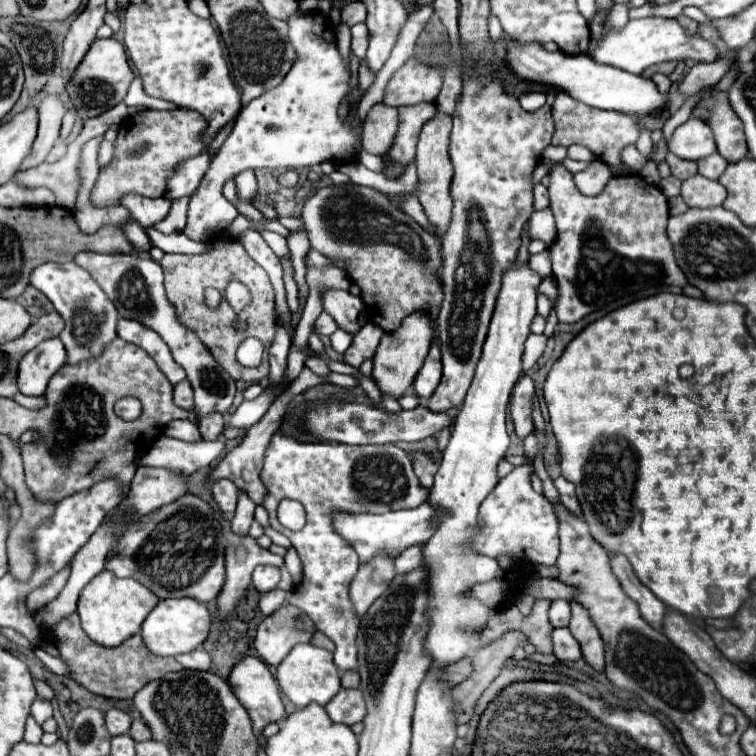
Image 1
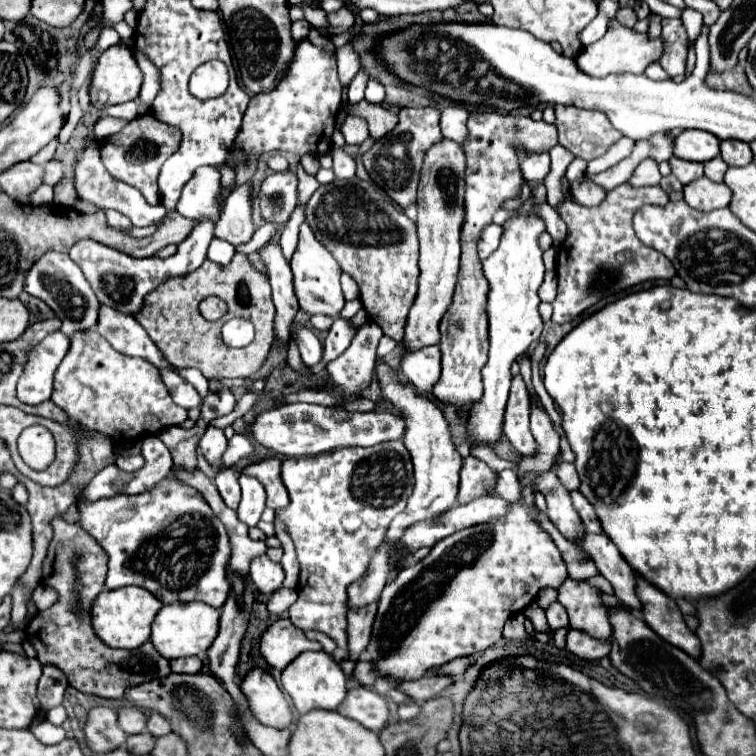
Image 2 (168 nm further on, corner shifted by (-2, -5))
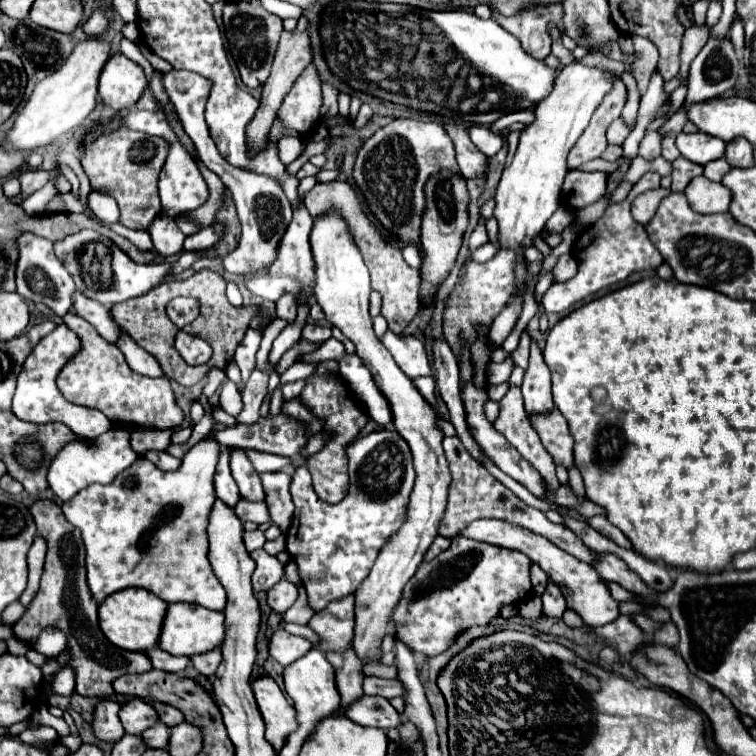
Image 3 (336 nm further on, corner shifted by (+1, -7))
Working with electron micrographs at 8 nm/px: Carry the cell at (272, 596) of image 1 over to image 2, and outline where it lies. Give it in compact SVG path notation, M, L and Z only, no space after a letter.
M281 587L281 589L277 589L277 591L269 597L267 609L269 609L271 615L283 615L295 601L297 601L297 591L295 591L295 589Z

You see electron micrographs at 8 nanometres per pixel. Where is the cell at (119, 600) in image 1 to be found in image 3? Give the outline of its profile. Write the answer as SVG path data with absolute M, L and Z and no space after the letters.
M132 587L132 589L122 589L106 597L98 607L98 621L100 621L100 629L104 631L104 635L120 649L146 651L158 645L166 609L168 605L154 593Z

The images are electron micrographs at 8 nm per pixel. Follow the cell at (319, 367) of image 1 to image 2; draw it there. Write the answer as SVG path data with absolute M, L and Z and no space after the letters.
M293 323L291 335L295 335L295 339L297 339L297 345L299 345L303 363L307 367L315 367L321 361L321 355L323 355L323 347L321 347L319 339L309 329L305 329L299 323Z

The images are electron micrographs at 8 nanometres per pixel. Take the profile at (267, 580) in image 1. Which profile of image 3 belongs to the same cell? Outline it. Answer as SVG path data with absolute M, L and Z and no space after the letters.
M256 549L250 555L256 561L256 571L252 575L254 591L268 591L284 577L284 565L276 557L268 555L264 549Z

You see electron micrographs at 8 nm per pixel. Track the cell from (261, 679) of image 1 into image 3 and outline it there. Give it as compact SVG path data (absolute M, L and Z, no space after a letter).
M258 677L252 683L254 697L266 723L266 739L276 751L284 747L284 737L296 731L296 709L288 703L282 689L272 677Z

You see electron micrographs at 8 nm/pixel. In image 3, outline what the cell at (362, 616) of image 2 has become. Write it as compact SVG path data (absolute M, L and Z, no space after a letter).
M350 647L346 653L328 653L328 661L336 667L338 673L338 693L340 693L340 709L334 713L336 715L344 715L346 707L352 705L356 699L362 697L362 665L364 661L360 661L354 653L354 649Z

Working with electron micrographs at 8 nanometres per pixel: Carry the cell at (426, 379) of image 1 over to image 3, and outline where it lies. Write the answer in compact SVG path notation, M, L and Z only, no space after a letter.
M388 329L380 341L410 379L416 379L420 375L432 375L432 365L428 361L424 343L414 335L396 335Z

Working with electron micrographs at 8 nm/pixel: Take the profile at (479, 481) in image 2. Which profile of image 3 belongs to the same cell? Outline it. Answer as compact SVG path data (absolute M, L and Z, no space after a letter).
M444 437L442 447L444 447L444 455L446 455L448 467L450 467L452 481L450 481L450 487L448 487L446 511L444 511L444 517L442 517L440 525L438 525L438 535L454 539L454 537L460 535L460 529L464 529L468 523L472 523L476 519L502 519L502 521L508 521L512 525L520 525L520 527L524 527L524 529L528 529L532 533L544 535L546 539L556 543L560 549L572 553L580 561L592 563L592 557L594 557L592 549L588 549L568 527L550 523L542 511L538 511L538 509L526 505L524 501L520 501L508 487L504 487L498 479L494 479L486 471L486 467L478 465L478 461L474 461L466 453L466 449L460 443L458 437Z

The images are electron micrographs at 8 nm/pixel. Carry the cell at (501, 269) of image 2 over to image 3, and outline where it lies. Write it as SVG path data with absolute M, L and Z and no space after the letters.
M582 63L566 65L556 83L552 93L538 103L534 115L534 123L528 125L520 133L518 151L514 155L512 165L502 173L502 179L496 189L496 211L494 217L500 227L500 243L504 249L514 249L518 253L518 269L516 269L516 283L522 285L526 277L526 259L520 245L532 245L532 237L544 229L544 223L560 205L560 189L566 171L566 155L572 145L578 141L580 133L590 123L594 109L598 107L600 99L612 89L610 71L604 67L588 67Z

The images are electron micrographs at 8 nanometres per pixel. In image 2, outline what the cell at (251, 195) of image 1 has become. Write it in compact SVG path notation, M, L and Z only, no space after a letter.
M251 181L243 183L243 187L237 187L227 199L225 199L225 207L221 213L221 219L215 227L215 237L229 241L231 245L243 245L249 243L253 233L255 233L255 225L251 219L253 207L251 207L251 199L253 199L253 187Z

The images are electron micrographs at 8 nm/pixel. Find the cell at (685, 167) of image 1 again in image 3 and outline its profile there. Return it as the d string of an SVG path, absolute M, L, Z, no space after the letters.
M678 157L674 163L672 163L672 167L674 167L674 171L672 171L672 187L670 187L670 191L684 191L686 189L686 185L694 179L694 177L698 177L698 175L702 175L702 165L696 165L696 163L692 163L692 161L686 161L684 157Z

